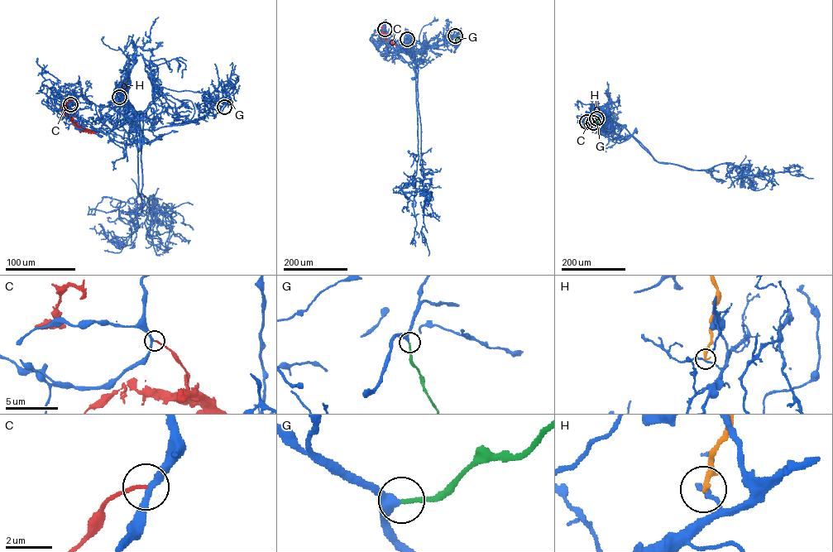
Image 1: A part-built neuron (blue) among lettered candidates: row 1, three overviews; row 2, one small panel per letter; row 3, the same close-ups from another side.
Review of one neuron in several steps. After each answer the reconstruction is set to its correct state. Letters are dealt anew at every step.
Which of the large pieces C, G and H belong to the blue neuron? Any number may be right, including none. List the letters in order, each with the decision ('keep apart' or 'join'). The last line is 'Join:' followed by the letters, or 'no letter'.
C: keep apart
G: join
H: keep apart
Join: G

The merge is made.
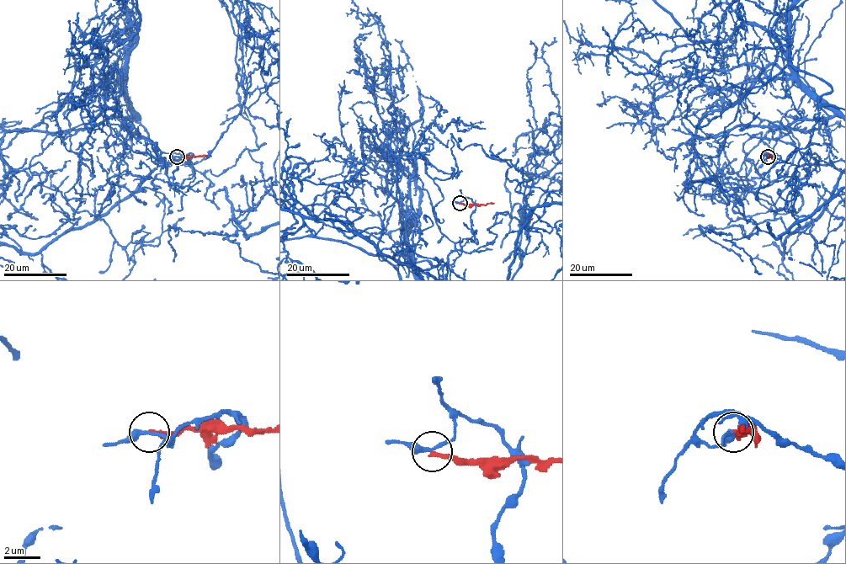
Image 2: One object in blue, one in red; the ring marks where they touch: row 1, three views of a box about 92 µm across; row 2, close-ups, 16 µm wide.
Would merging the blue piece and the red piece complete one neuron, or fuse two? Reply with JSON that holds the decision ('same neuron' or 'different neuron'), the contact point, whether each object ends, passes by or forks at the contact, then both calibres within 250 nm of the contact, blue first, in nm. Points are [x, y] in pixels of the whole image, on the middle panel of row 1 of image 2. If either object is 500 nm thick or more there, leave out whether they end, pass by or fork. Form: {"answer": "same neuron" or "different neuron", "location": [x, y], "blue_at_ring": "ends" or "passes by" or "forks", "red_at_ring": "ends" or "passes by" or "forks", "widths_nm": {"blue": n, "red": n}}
{"answer": "different neuron", "location": [460, 203], "blue_at_ring": "passes by", "red_at_ring": "ends", "widths_nm": {"blue": 280, "red": 240}}

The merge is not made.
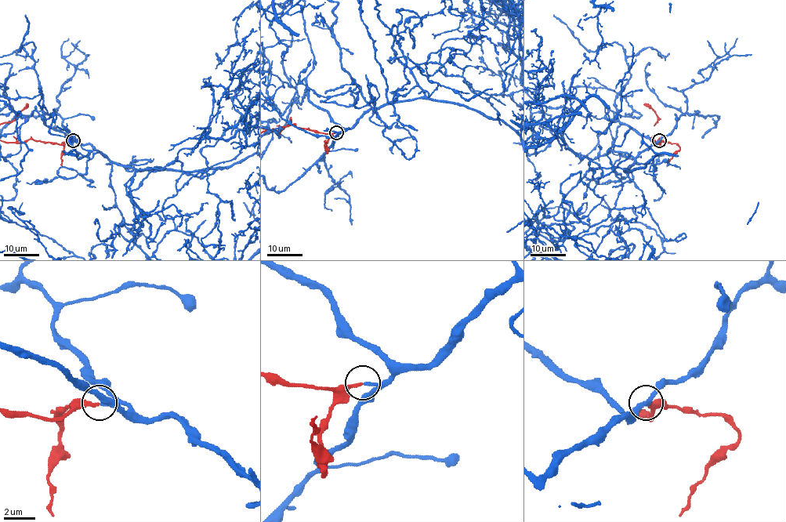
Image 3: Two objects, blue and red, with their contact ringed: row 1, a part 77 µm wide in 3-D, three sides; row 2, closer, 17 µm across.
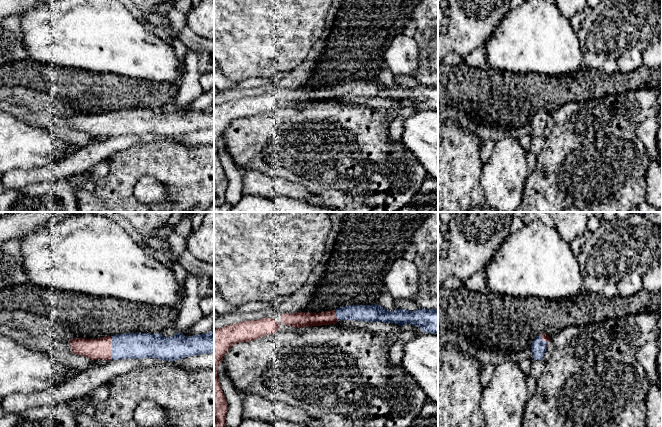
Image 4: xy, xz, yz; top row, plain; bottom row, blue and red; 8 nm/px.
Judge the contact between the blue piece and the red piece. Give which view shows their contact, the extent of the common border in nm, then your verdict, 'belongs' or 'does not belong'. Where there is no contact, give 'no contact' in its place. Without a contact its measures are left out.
xy | 190 nm | belongs

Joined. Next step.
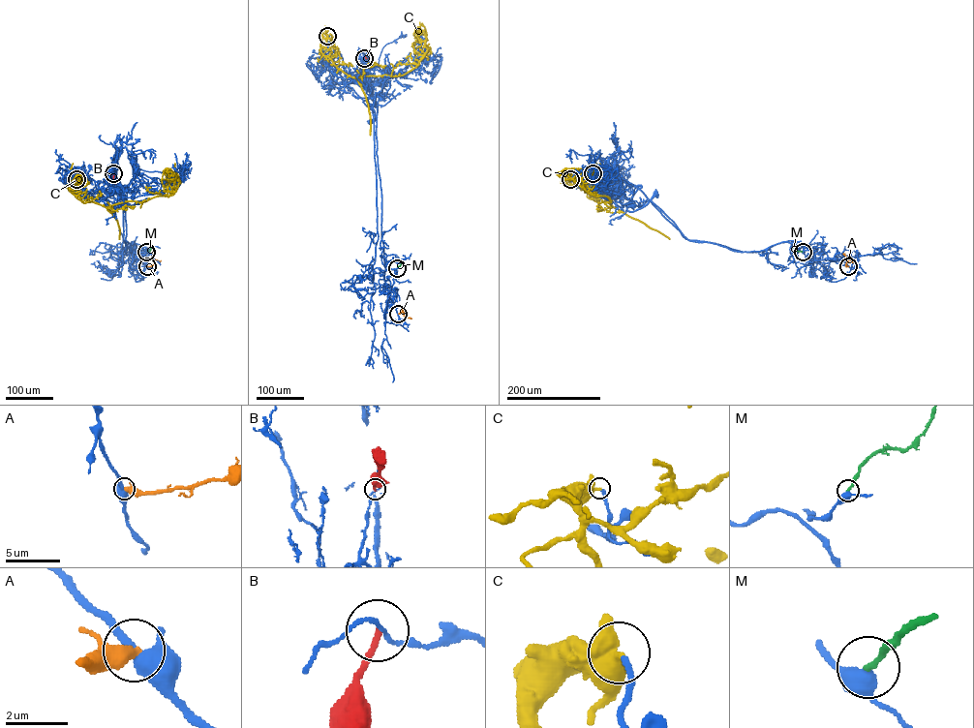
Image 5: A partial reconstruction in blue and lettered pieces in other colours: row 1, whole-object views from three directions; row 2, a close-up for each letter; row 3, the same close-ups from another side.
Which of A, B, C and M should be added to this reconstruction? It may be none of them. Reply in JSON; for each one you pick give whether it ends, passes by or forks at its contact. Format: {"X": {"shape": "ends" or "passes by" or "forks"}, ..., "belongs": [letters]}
{"belongs": []}

